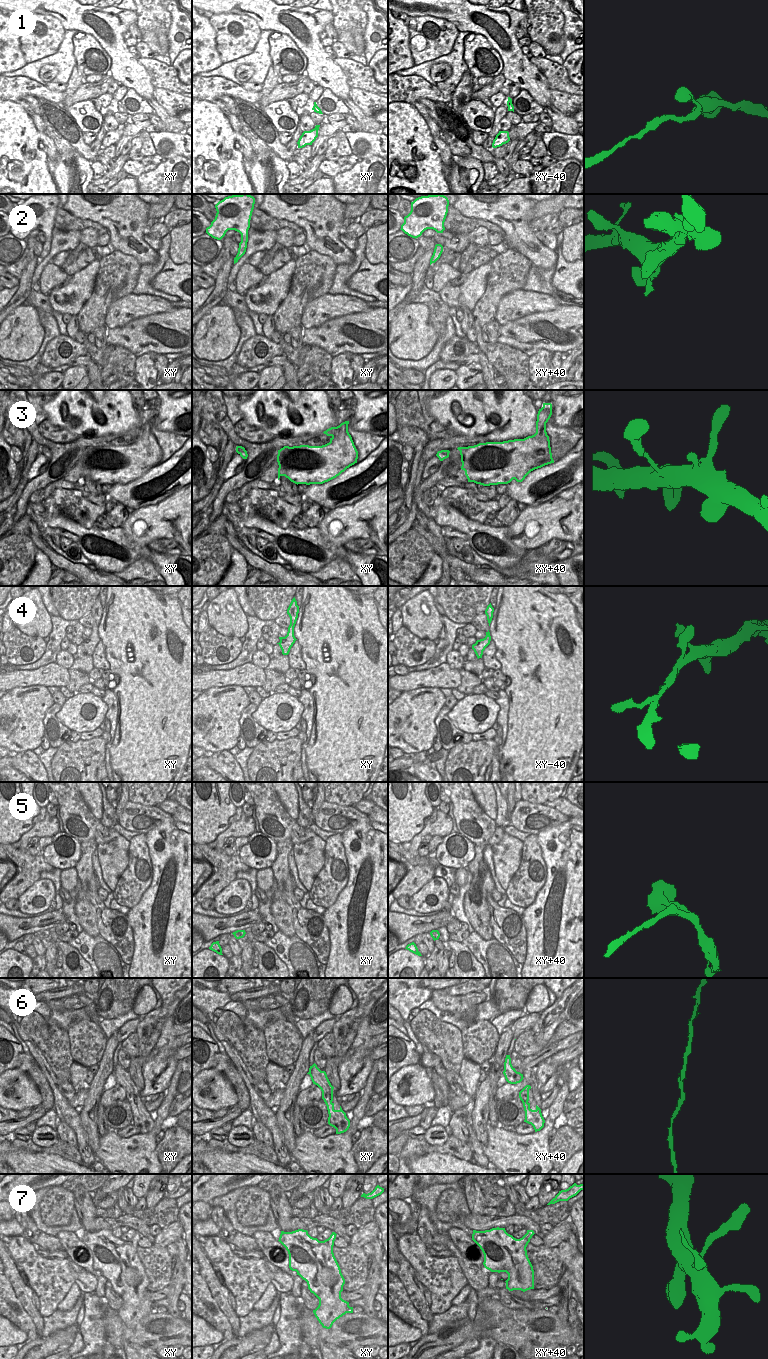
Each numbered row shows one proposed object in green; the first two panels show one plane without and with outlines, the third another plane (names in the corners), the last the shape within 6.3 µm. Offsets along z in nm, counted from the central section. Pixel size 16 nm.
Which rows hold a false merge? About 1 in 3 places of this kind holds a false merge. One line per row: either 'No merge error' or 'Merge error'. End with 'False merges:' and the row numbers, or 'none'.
1: No merge error
2: No merge error
3: No merge error
4: No merge error
5: No merge error
6: No merge error
7: No merge error
False merges: none

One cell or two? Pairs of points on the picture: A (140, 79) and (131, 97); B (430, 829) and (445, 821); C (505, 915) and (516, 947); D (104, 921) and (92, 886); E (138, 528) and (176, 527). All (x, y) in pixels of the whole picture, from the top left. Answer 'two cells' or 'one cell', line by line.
A: two cells
B: one cell
C: one cell
D: one cell
E: one cell

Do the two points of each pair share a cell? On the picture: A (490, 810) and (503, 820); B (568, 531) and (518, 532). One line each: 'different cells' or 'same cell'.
A: different cells
B: same cell

